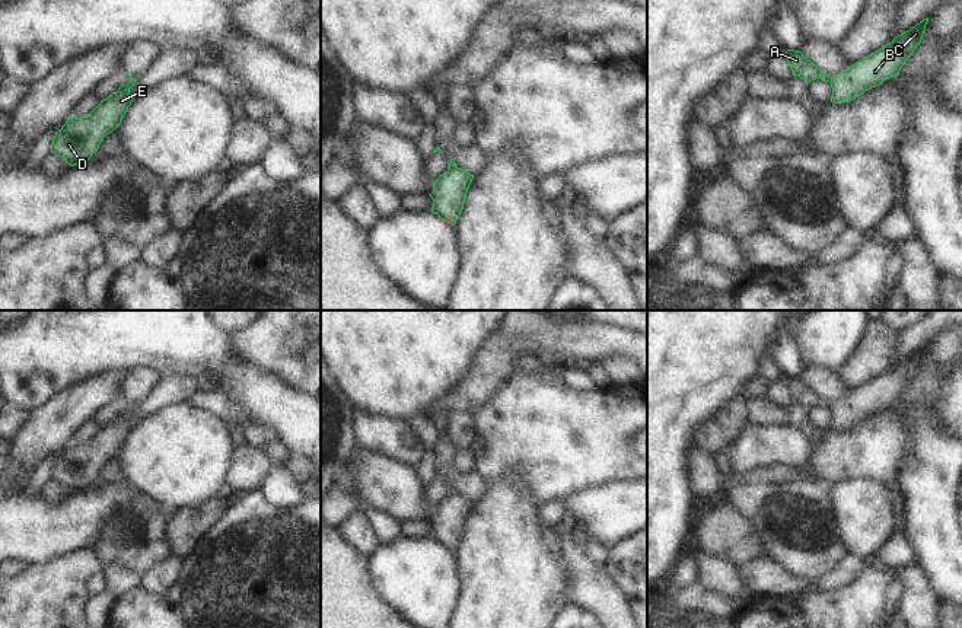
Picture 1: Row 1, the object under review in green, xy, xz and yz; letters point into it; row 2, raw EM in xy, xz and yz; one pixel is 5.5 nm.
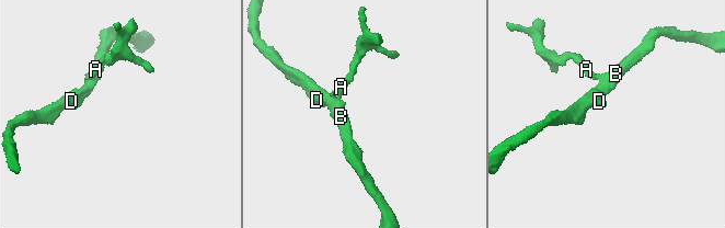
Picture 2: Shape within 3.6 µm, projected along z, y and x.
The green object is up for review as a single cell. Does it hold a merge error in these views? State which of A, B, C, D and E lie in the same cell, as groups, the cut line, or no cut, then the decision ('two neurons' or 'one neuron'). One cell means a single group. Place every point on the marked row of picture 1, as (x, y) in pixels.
groups A / B C D E; cut yz (830, 79), (831, 82); two neurons

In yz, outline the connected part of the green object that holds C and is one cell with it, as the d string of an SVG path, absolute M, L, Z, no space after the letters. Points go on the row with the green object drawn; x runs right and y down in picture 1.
M928 17L895 36L892 42L861 58L850 68L835 74L831 79L831 102L850 102L866 90L882 85L886 79L899 74L901 67L921 42L927 22Z

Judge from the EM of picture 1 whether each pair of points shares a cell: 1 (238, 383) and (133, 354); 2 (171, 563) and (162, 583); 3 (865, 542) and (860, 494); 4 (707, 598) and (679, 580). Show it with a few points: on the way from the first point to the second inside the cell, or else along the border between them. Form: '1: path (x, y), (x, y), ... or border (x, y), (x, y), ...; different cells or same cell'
1: path (212, 357), (209, 354), (159, 354); same cell
2: path (169, 567), (162, 579); same cell
3: path (865, 531), (865, 512), (862, 506); same cell
4: border (697, 580), (674, 592); different cells

